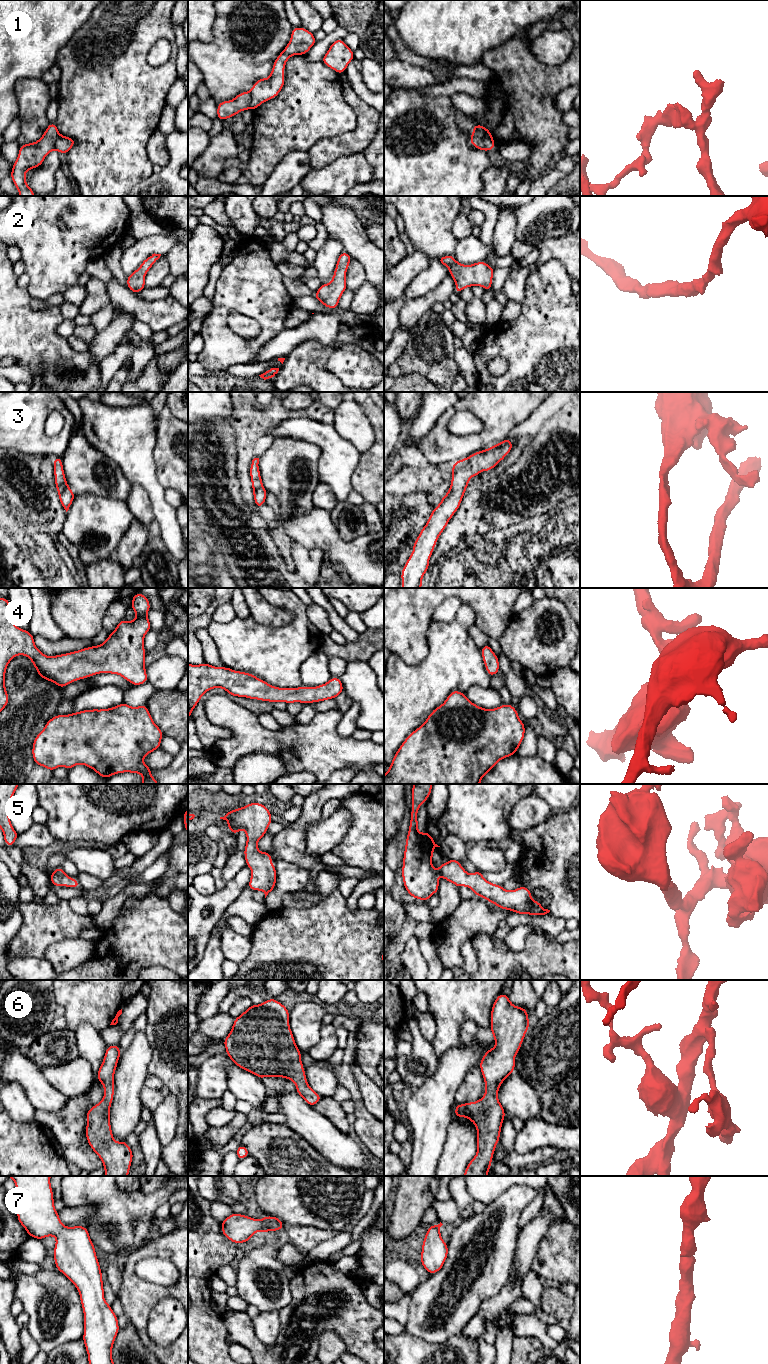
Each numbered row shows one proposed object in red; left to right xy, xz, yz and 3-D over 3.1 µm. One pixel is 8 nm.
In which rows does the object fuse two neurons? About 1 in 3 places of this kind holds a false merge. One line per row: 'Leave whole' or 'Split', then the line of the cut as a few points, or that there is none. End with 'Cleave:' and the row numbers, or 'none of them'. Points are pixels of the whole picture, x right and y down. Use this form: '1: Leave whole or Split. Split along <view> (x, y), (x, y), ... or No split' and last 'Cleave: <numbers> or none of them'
1: Split. Split along yz (473, 134), (481, 139), (492, 139)
2: Leave whole. No split
3: Leave whole. No split
4: Leave whole. No split
5: Leave whole. No split
6: Leave whole. No split
7: Leave whole. No split
Cleave: 1

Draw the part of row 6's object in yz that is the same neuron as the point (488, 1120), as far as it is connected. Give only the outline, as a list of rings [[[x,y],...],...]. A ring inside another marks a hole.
[[[503,993],[492,1005],[490,1023],[496,1046],[487,1050],[479,1064],[485,1094],[476,1102],[457,1104],[454,1112],[454,1117],[465,1117],[477,1128],[477,1153],[463,1176],[489,1176],[487,1171],[492,1168],[506,1115],[498,1100],[498,1091],[503,1081],[515,1071],[515,1056],[530,1027],[527,1010],[513,1005]]]

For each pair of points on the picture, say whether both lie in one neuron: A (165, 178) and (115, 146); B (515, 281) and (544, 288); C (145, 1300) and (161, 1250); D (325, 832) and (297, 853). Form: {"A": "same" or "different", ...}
{"A": "different", "B": "different", "C": "same", "D": "different"}

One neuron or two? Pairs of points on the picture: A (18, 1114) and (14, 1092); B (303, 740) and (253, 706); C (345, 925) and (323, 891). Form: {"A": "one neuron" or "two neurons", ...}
{"A": "one neuron", "B": "two neurons", "C": "two neurons"}

